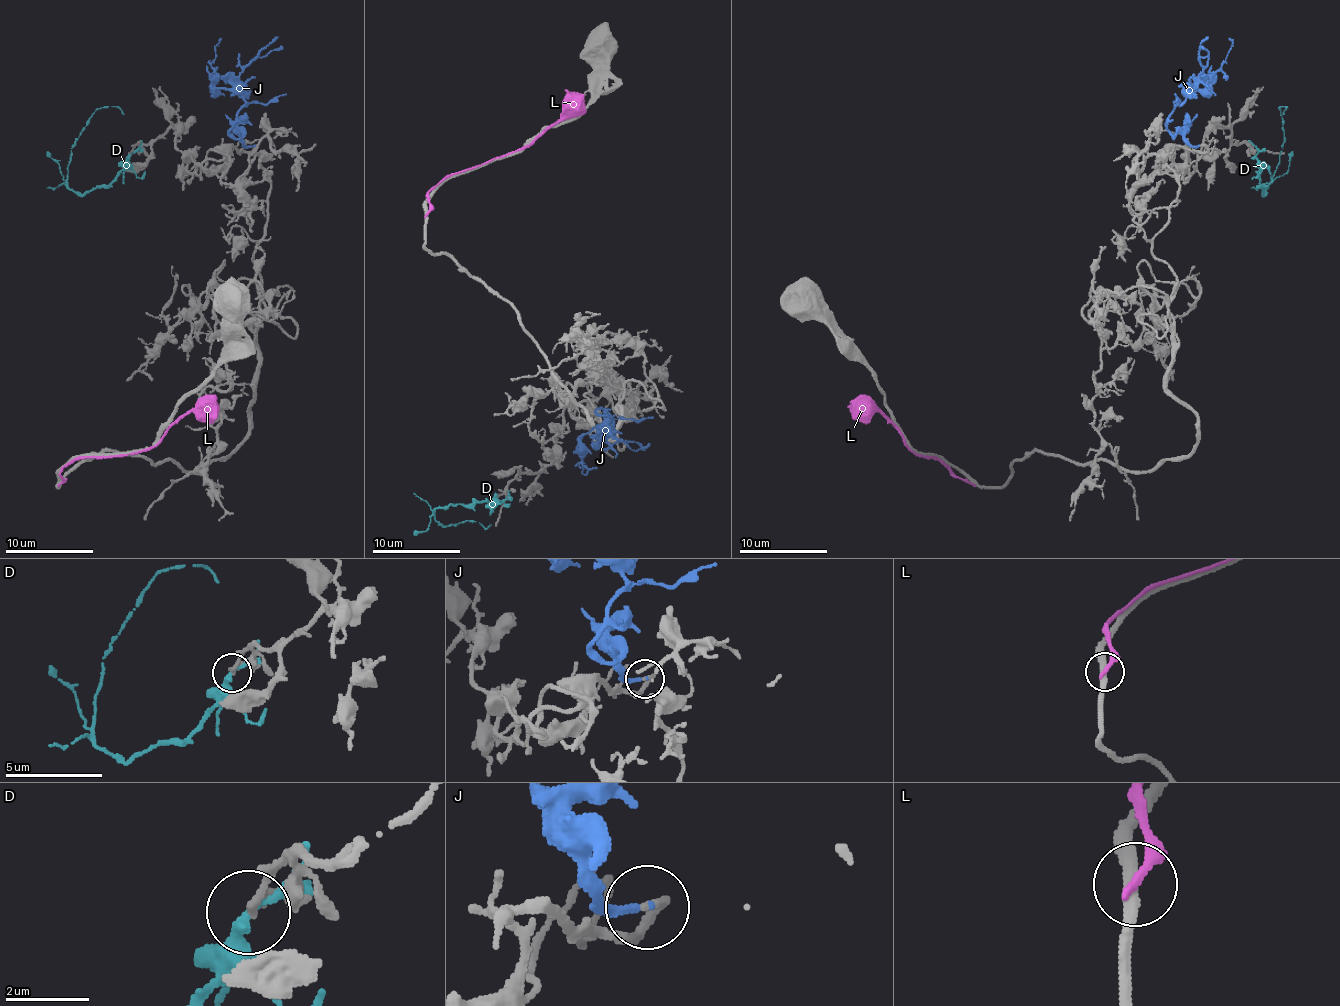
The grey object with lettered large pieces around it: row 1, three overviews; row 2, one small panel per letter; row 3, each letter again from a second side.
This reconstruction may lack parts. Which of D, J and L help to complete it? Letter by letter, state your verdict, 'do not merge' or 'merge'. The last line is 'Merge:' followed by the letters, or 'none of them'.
D: do not merge
J: merge
L: do not merge
Merge: J

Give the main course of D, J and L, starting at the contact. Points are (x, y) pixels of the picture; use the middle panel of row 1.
D: (496, 497), (434, 510), (434, 519), (441, 525), (476, 521), (485, 527), (491, 525)
J: (621, 439), (612, 435), (610, 419), (599, 408), (612, 424), (582, 437), (577, 463), (584, 474), (588, 470)
L: (427, 215), (427, 195), (443, 179), (520, 151), (584, 96)

